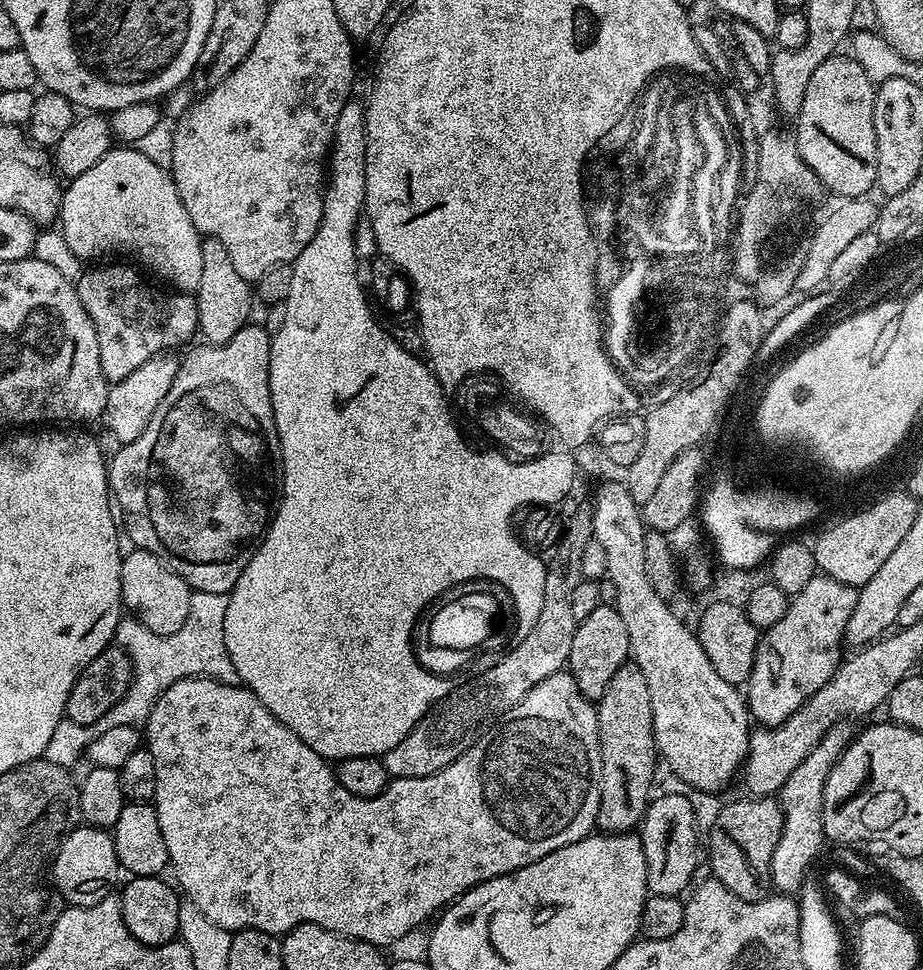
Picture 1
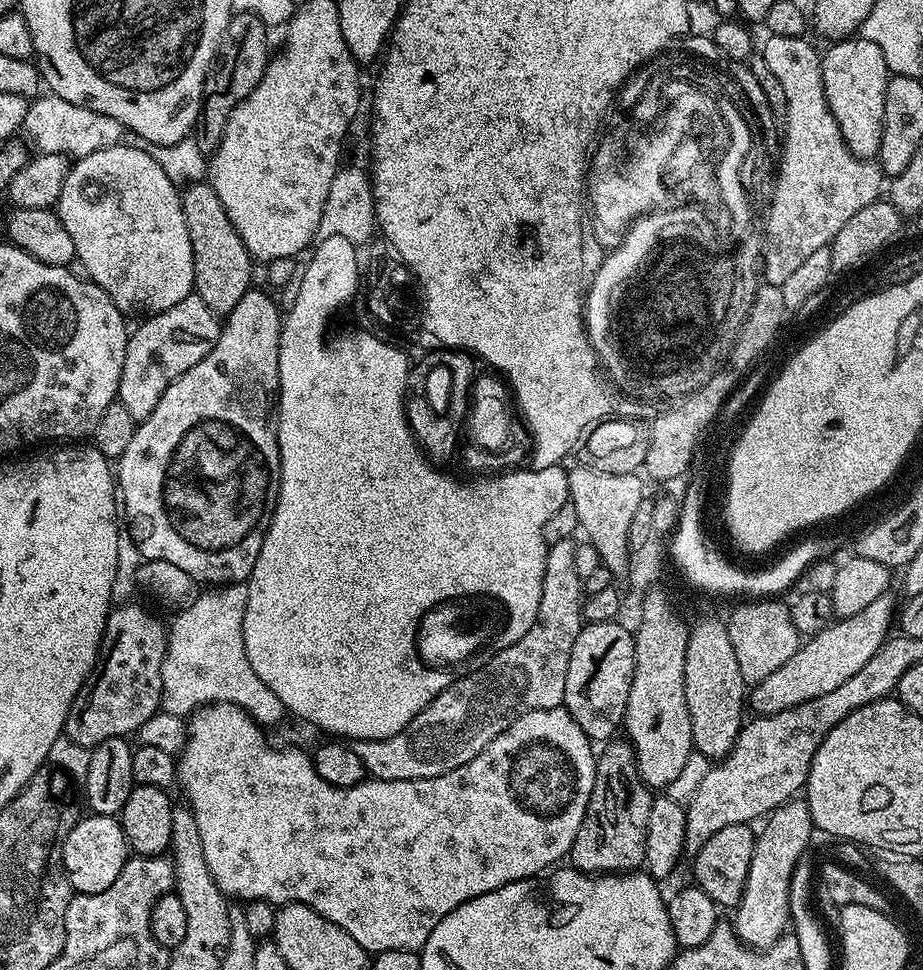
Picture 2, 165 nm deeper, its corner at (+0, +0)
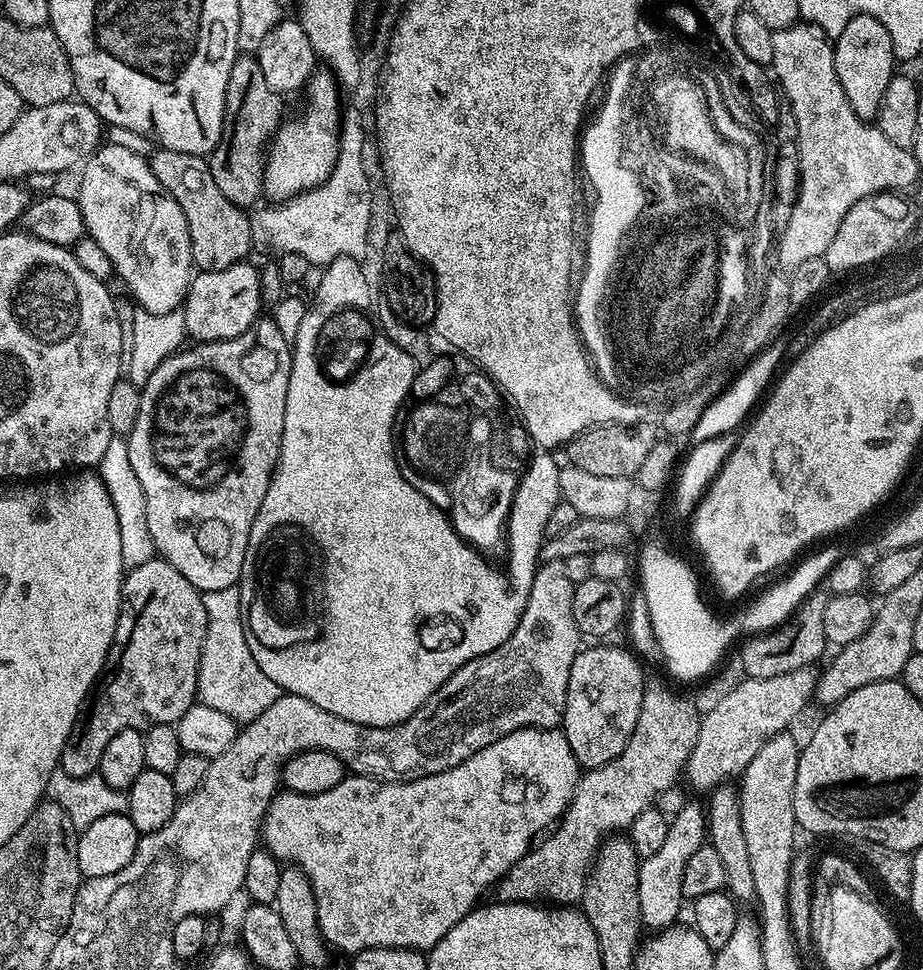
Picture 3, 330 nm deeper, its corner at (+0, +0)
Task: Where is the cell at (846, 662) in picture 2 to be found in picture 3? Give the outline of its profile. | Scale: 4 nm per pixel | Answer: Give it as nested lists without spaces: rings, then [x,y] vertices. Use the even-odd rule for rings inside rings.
[[[815,667],[790,670],[786,674],[778,674],[778,678],[744,678],[741,684],[736,684],[709,712],[703,713],[700,729],[698,730],[698,742],[694,742],[694,750],[688,759],[686,780],[689,780],[698,791],[703,794],[711,793],[717,784],[731,781],[739,777],[750,766],[750,758],[762,750],[762,746],[774,734],[785,731],[800,716],[800,711],[809,703],[813,703],[816,692]]]

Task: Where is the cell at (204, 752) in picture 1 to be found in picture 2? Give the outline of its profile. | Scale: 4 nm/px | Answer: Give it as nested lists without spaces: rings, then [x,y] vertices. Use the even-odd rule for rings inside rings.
[[[206,704],[187,717],[184,749],[178,753],[176,761],[176,784],[188,799],[185,801],[187,807],[192,809],[194,822],[198,822],[198,835],[202,838],[206,866],[210,868],[210,874],[214,874],[214,882],[218,882],[225,896],[237,896],[240,902],[264,900],[273,906],[310,906],[322,914],[322,918],[334,922],[334,926],[342,926],[342,930],[346,930],[346,934],[350,934],[350,938],[354,938],[354,942],[358,942],[358,946],[365,948],[369,954],[386,950],[416,952],[424,947],[434,926],[438,926],[438,922],[442,922],[450,910],[462,906],[470,898],[490,894],[490,890],[498,890],[510,882],[531,880],[537,874],[559,865],[563,861],[560,859],[563,856],[565,859],[571,853],[578,826],[582,826],[582,818],[594,790],[597,753],[592,752],[593,741],[588,739],[582,726],[574,722],[568,709],[563,706],[523,712],[509,728],[498,734],[498,738],[494,738],[494,742],[490,742],[490,746],[486,746],[486,750],[482,750],[482,754],[478,754],[466,766],[458,766],[458,770],[421,780],[365,778],[358,786],[349,788],[330,786],[330,782],[318,778],[318,770],[314,770],[312,757],[307,751],[304,753],[300,748],[275,748],[264,732],[267,731],[246,710],[233,704]]]

